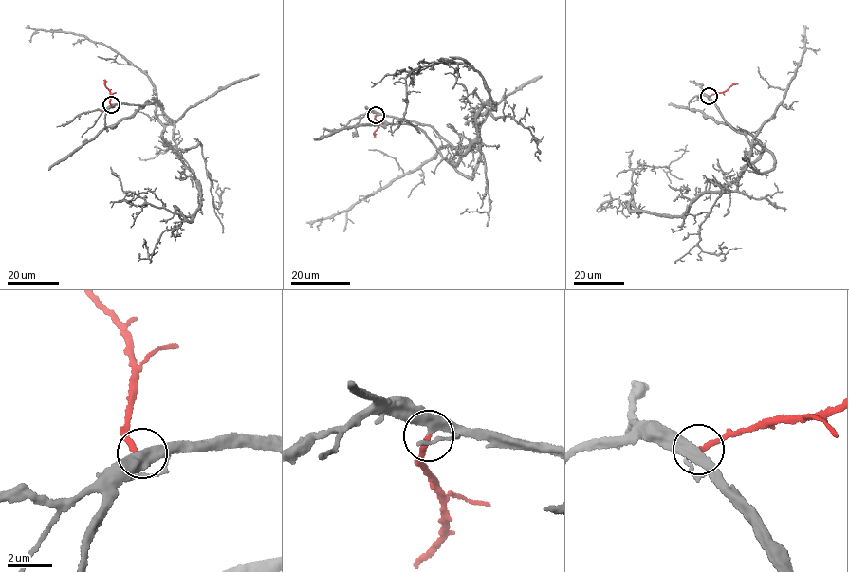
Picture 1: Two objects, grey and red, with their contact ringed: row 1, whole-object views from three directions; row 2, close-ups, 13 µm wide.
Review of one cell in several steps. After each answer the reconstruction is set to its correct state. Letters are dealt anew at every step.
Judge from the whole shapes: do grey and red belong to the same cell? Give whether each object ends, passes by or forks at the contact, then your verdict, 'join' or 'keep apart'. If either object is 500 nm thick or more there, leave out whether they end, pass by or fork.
grey passes by; red ends there; join

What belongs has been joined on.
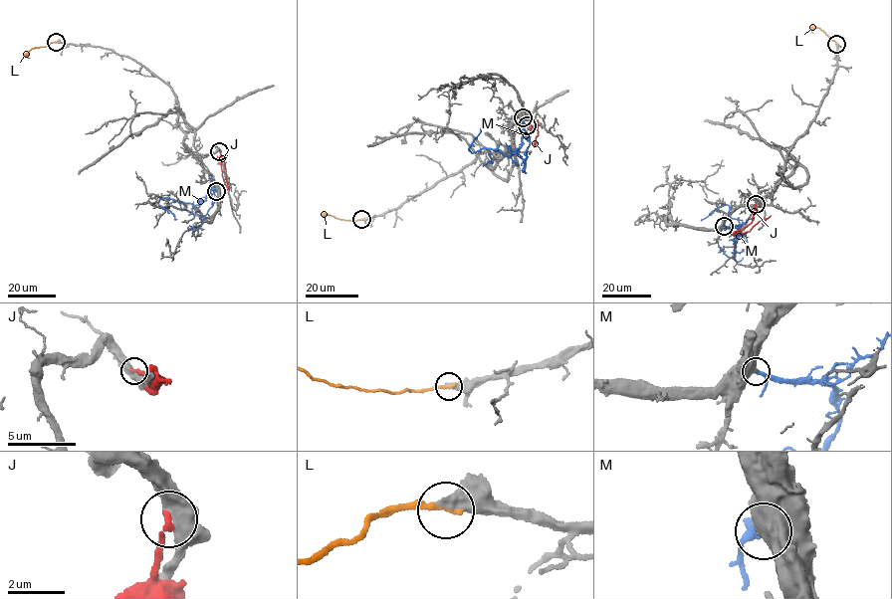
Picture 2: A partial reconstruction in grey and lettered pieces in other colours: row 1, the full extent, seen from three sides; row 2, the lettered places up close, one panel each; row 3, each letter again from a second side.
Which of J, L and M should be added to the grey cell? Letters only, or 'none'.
M

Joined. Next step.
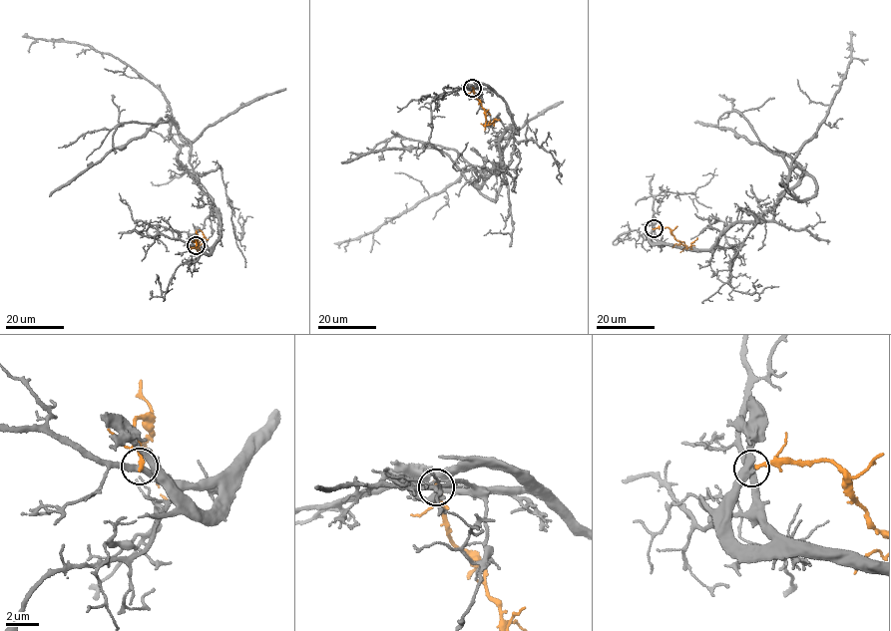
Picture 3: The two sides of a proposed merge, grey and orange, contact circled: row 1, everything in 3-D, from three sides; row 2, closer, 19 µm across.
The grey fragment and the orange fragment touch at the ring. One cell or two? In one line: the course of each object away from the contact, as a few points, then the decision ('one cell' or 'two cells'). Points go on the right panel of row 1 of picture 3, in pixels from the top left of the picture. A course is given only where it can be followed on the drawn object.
grey runs (654, 228), (659, 241), (709, 248), (736, 223), (771, 219), (792, 159), (839, 89), (851, 43), (851, 50); orange runs (654, 228), (665, 226), (687, 249), (697, 237); two cells

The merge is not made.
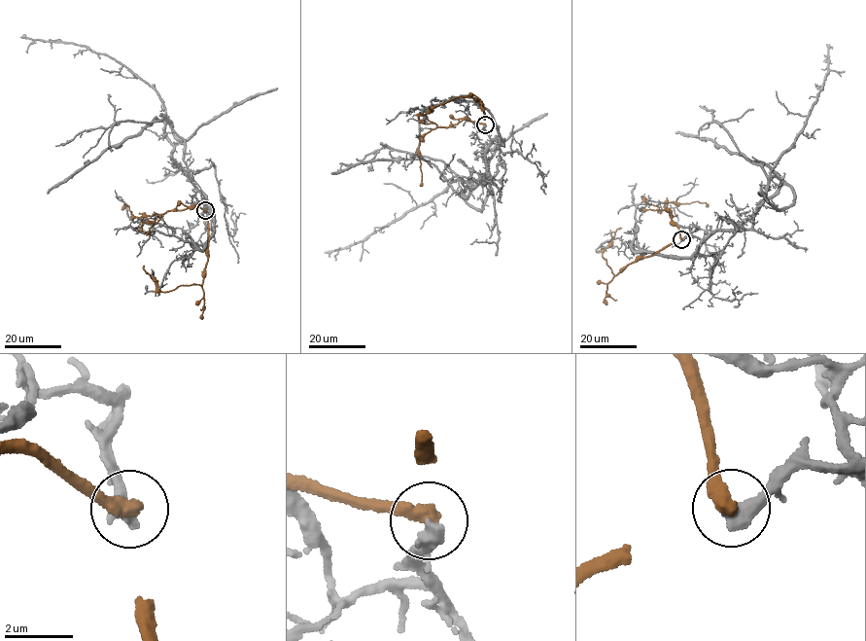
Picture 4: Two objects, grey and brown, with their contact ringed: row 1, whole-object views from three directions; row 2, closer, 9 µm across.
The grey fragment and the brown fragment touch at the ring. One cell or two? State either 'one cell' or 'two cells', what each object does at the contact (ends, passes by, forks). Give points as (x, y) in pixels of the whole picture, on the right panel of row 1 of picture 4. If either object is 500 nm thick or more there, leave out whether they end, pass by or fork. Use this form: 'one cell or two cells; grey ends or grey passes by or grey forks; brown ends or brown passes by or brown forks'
two cells; grey ends; brown ends

